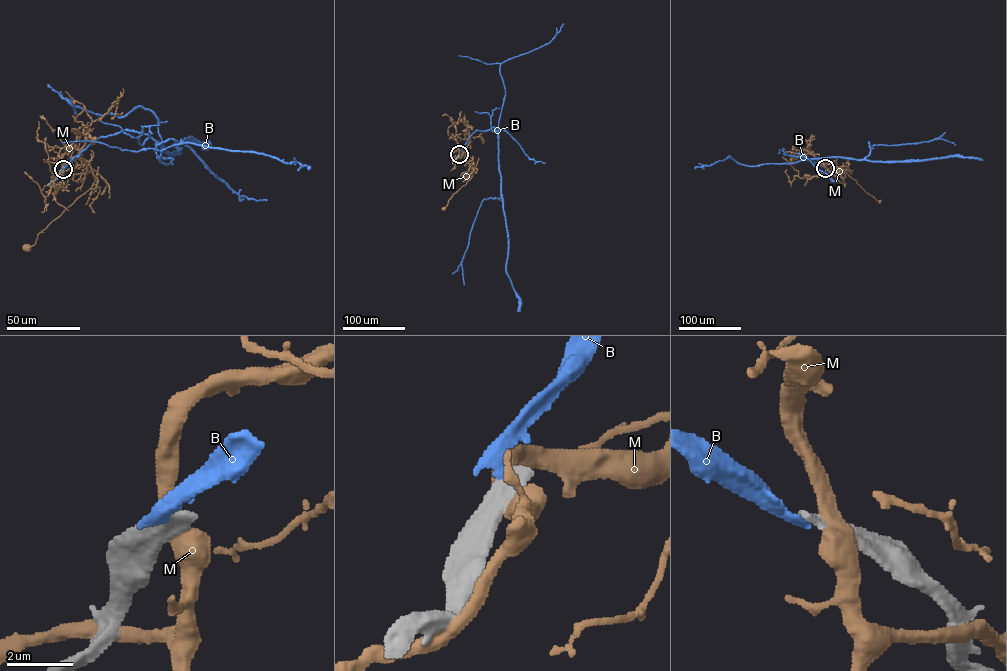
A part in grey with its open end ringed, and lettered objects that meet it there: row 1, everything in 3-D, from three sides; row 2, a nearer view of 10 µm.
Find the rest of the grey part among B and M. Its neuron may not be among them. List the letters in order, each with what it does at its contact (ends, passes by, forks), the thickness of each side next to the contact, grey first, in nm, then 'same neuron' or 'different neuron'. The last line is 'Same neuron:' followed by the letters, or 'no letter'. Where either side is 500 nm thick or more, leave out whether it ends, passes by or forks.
B: calibres 500 and 320 nm; different neuron
M: calibres 600 and 550 nm; different neuron
Same neuron: no letter

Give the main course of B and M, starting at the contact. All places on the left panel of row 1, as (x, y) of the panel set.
B: (62, 169), (94, 140), (125, 130), (150, 136), (162, 149), (149, 109), (96, 115), (70, 99), (75, 113)
M: (62, 170), (64, 164), (82, 159), (97, 172), (92, 187), (38, 234), (34, 244), (27, 246)

